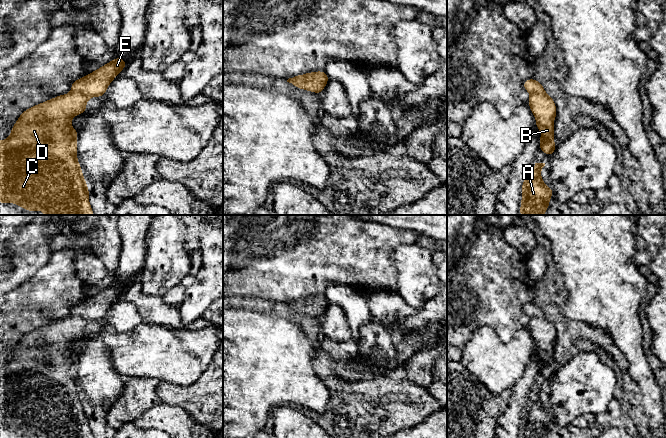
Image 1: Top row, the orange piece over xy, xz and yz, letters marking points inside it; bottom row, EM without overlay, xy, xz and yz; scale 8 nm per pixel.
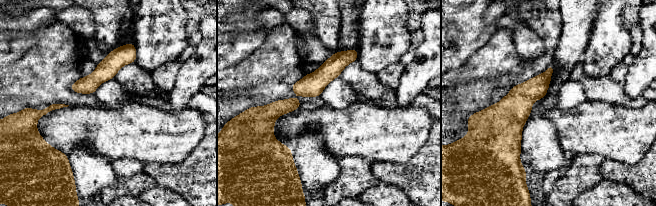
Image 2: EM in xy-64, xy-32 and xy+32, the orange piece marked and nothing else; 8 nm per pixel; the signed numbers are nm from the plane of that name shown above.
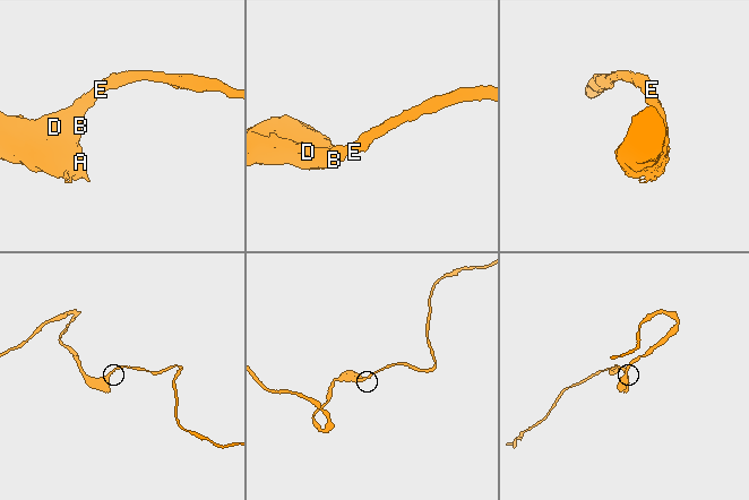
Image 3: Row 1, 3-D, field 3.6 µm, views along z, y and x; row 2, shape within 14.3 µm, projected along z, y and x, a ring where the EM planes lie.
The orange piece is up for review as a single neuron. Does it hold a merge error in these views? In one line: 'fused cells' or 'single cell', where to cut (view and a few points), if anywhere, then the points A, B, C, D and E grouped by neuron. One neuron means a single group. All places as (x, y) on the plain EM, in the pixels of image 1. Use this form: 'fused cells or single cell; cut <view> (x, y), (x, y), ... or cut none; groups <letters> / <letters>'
single cell; cut none; groups A B C D E

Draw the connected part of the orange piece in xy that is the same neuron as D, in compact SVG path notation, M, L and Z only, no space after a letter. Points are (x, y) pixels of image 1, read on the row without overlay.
M114 281L111 286L103 289L102 291L88 299L85 299L82 302L73 305L71 307L71 317L59 319L38 329L34 329L33 331L30 331L21 337L16 347L13 349L9 361L5 365L0 364L0 427L15 427L17 430L20 430L32 437L34 437L36 434L40 434L44 435L45 438L94 438L89 427L89 412L86 408L85 402L83 401L83 396L77 383L76 369L78 363L78 354L71 351L71 343L74 340L83 338L87 335L86 327L88 326L89 322L104 320L110 307L126 290L126 284Z

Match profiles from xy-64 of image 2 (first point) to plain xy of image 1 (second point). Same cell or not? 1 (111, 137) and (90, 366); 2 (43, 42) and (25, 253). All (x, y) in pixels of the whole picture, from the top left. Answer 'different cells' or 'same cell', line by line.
1: different cells
2: different cells

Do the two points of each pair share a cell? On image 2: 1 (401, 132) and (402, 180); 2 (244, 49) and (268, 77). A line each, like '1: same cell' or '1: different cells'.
1: different cells
2: different cells

